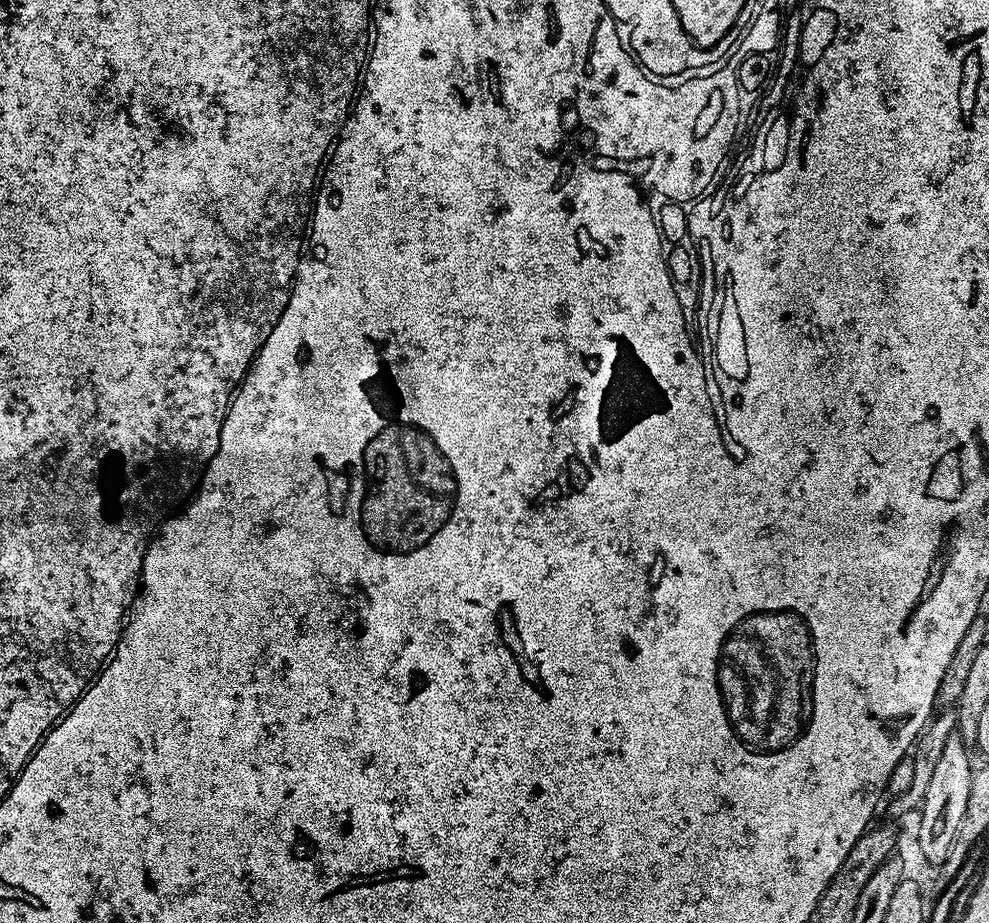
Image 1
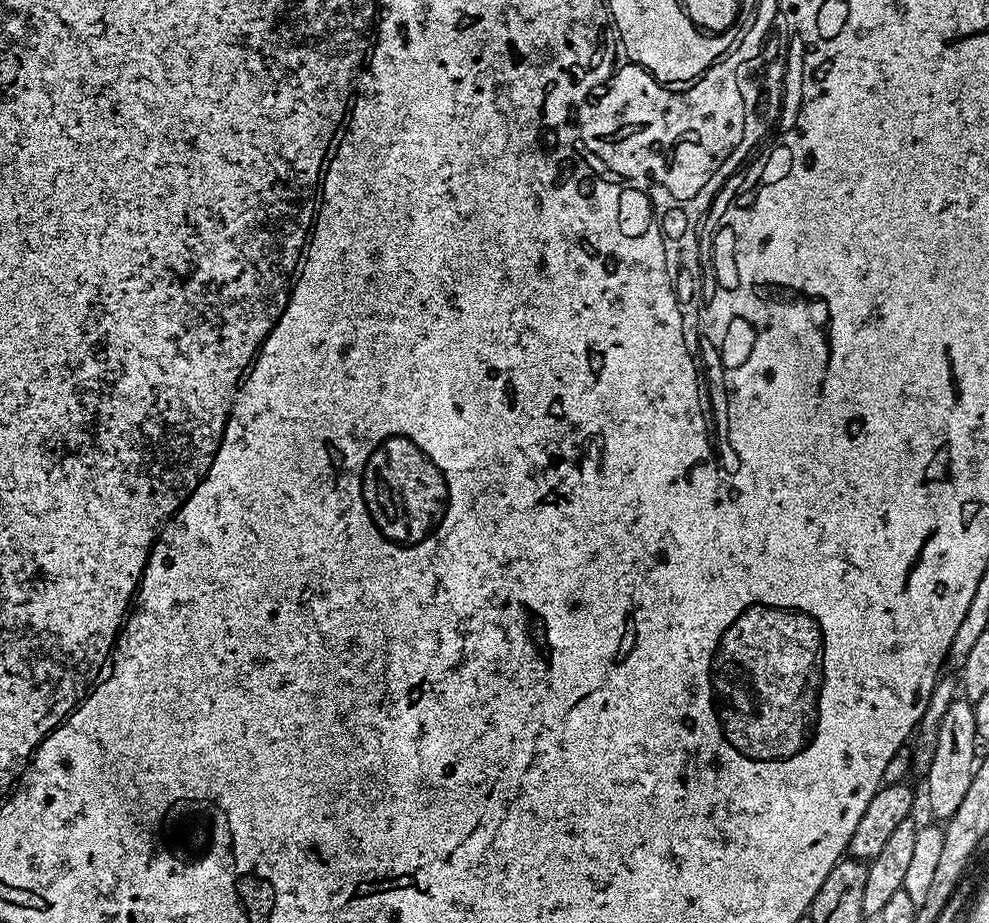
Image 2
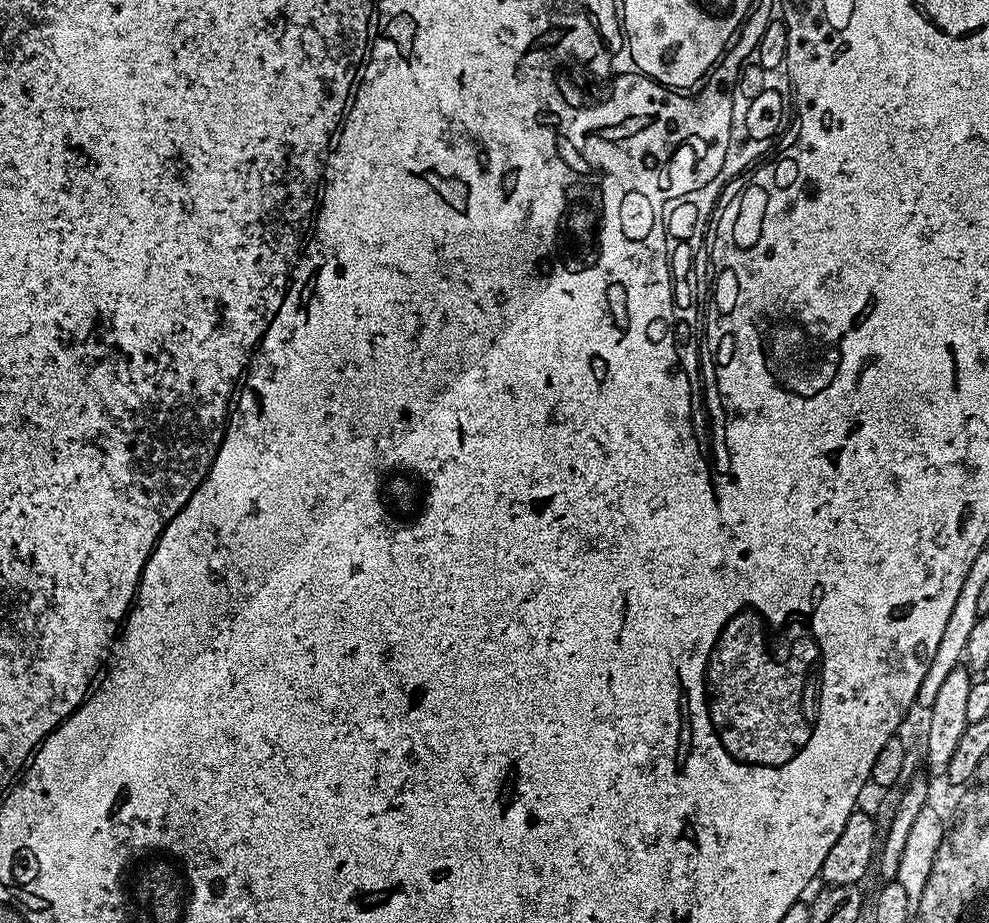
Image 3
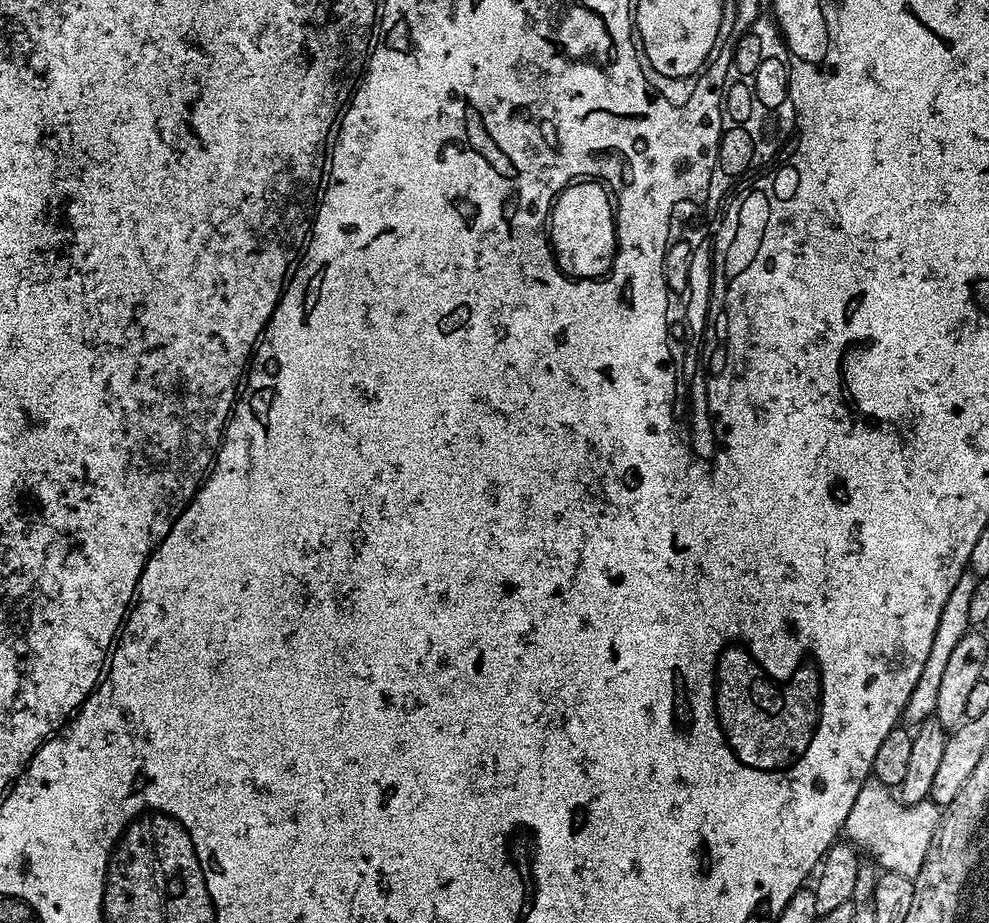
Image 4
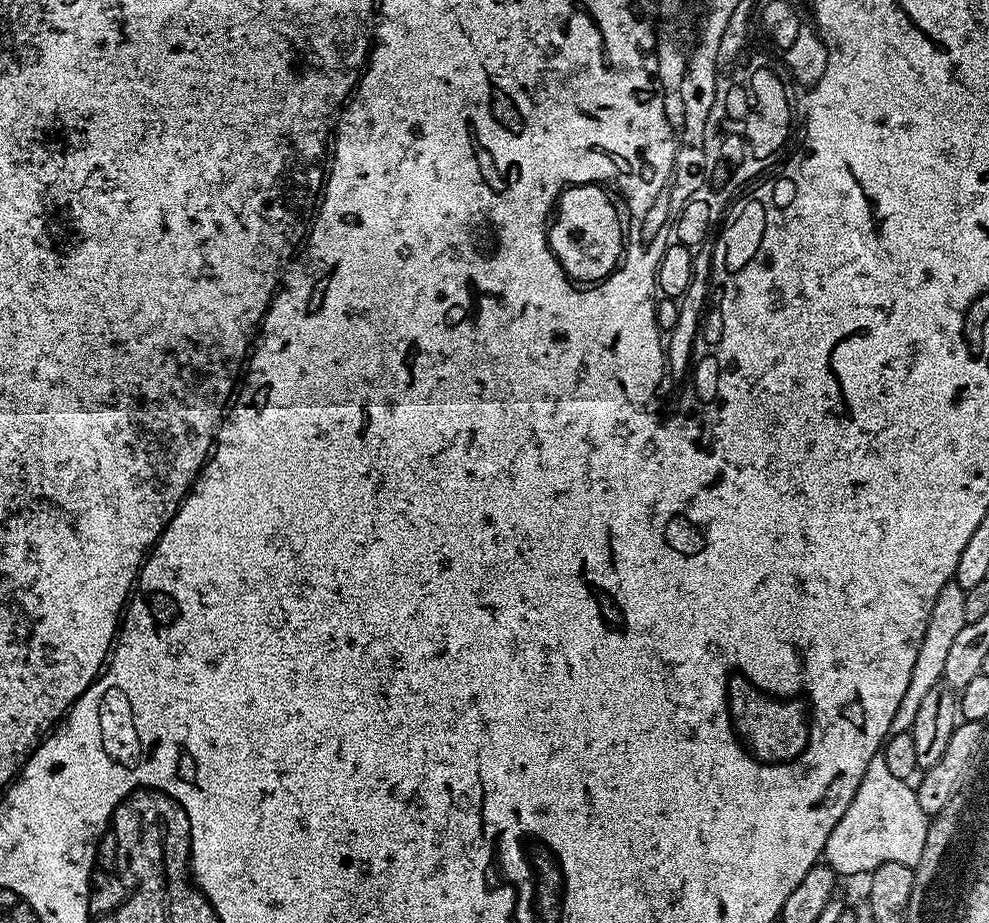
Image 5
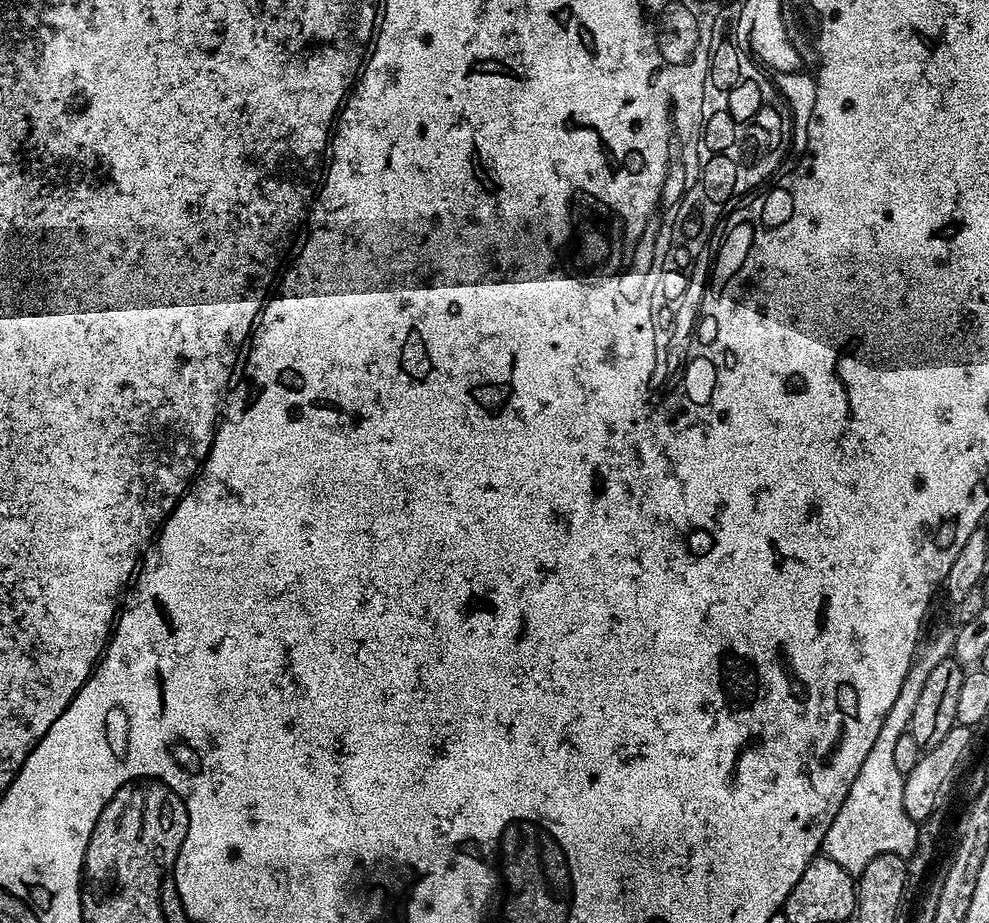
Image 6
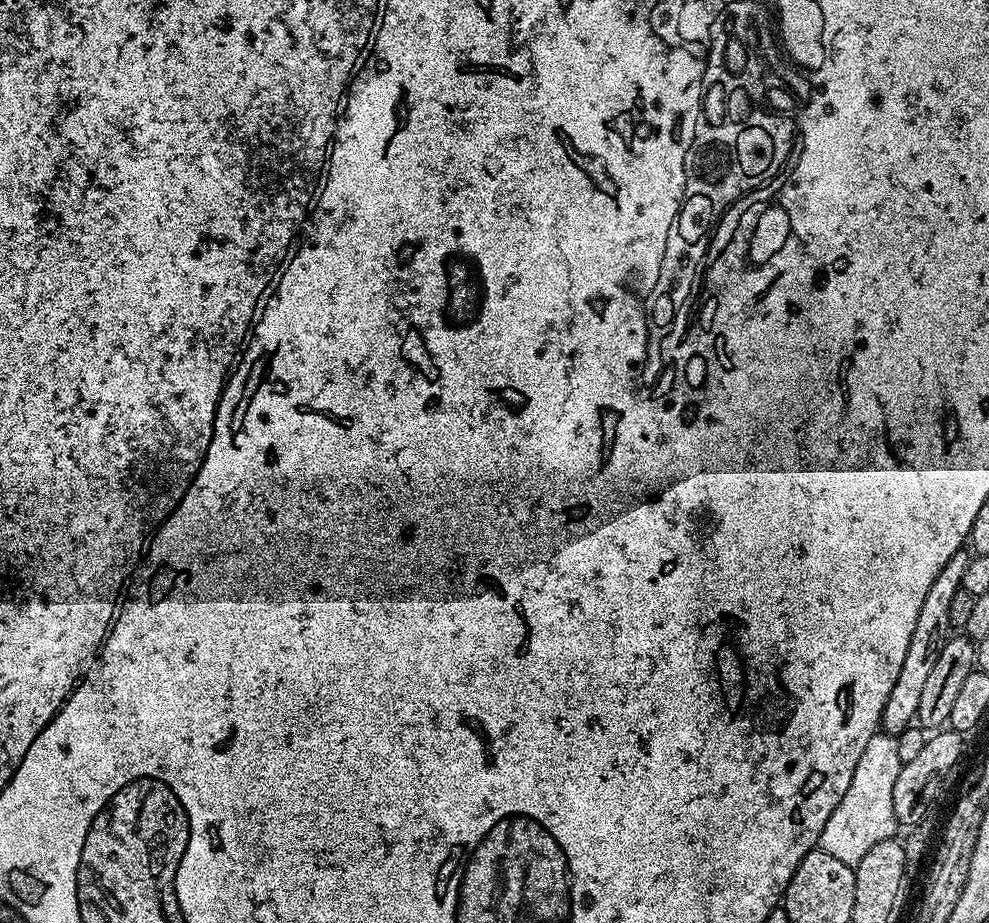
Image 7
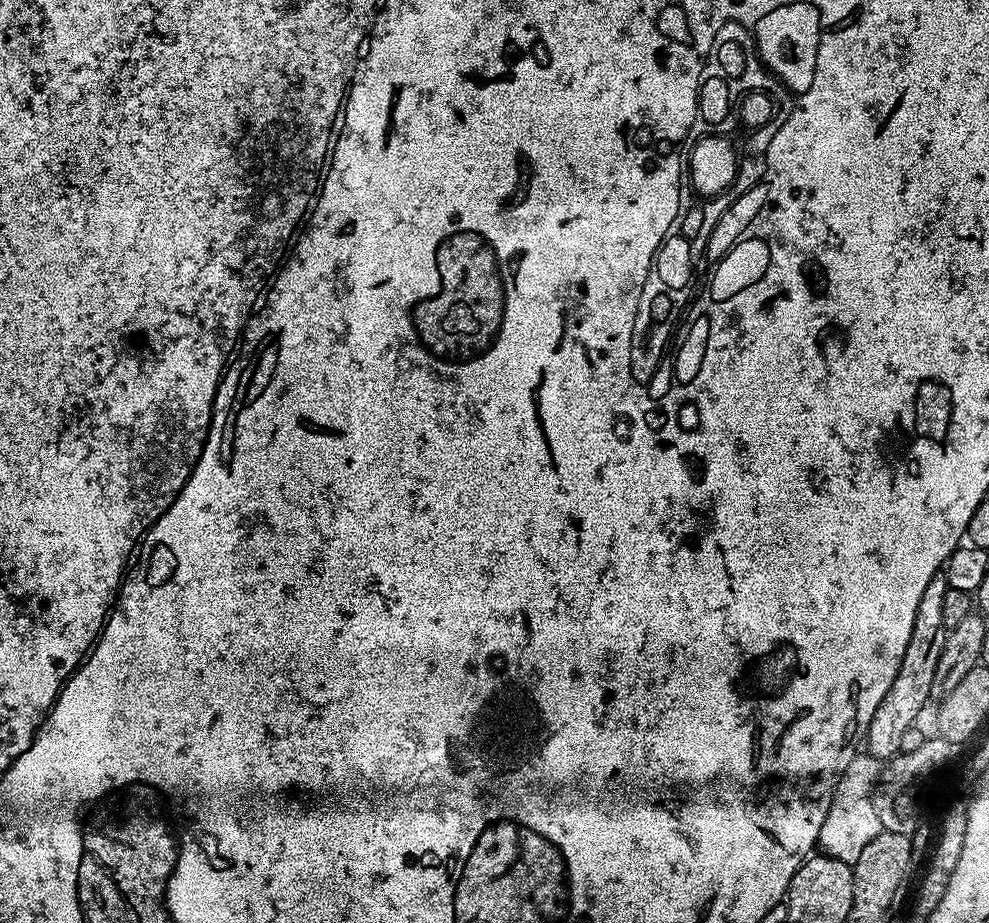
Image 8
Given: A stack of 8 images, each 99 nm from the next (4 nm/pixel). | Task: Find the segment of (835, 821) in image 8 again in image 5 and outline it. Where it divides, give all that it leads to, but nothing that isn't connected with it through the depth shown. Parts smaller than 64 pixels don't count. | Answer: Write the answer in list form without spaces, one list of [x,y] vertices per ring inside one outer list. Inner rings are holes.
[[[949,582],[938,590],[938,599],[934,602],[934,610],[930,610],[930,622],[926,622],[926,634],[922,638],[922,646],[918,646],[918,658],[914,658],[914,670],[910,670],[910,686],[906,686],[906,694],[902,694],[902,702],[898,702],[898,714],[894,714],[892,732],[911,732],[914,714],[918,714],[918,706],[922,706],[922,698],[930,694],[932,687],[941,683],[946,670],[946,657],[954,638],[966,624],[966,590],[955,582]],[[877,754],[870,766],[866,766],[866,774],[862,774],[862,782],[850,806],[846,806],[846,814],[838,818],[838,826],[834,826],[834,830],[830,830],[830,838],[826,838],[823,863],[841,877],[860,876],[863,872],[864,875],[871,874],[886,862],[902,862],[914,866],[918,858],[922,858],[922,846],[926,846],[929,819],[922,806],[918,806],[915,787],[907,780],[894,778],[894,774],[886,767],[883,755]]]

